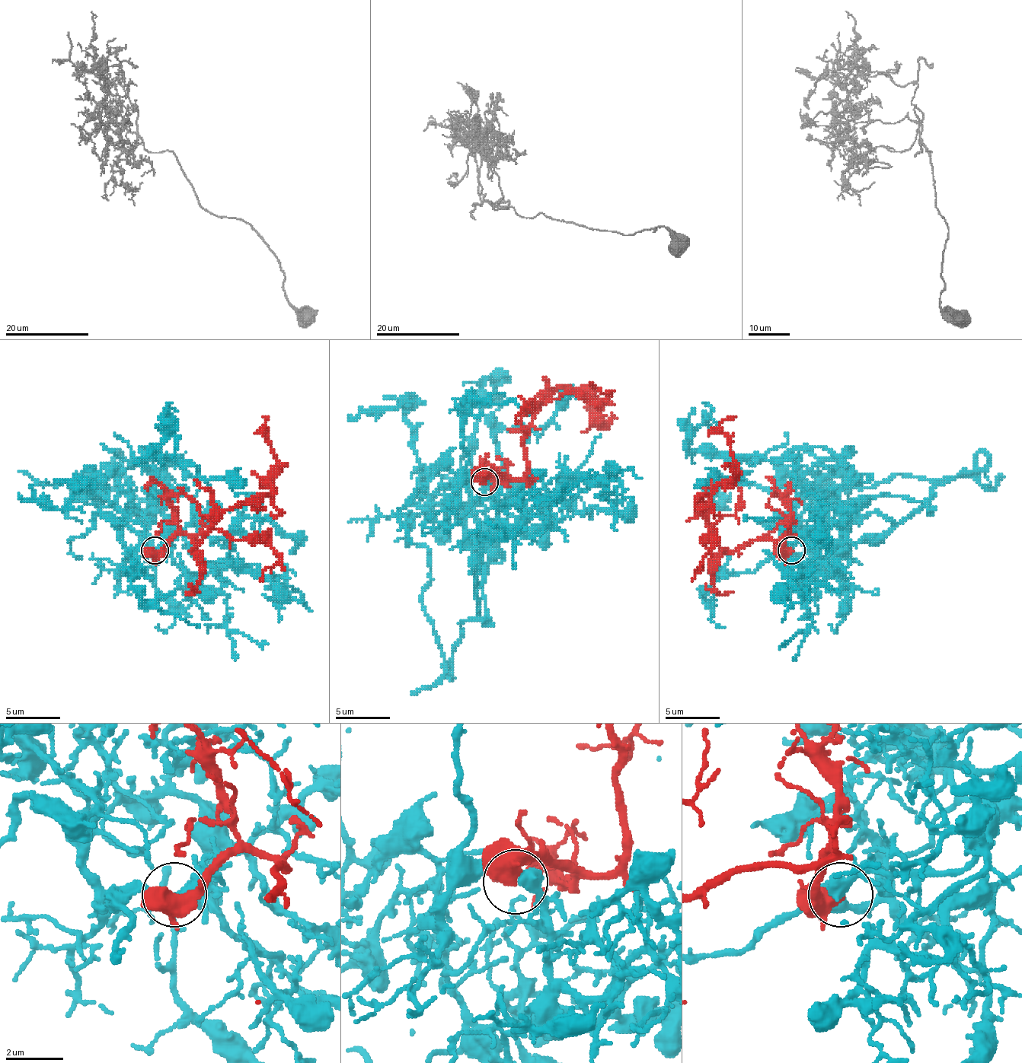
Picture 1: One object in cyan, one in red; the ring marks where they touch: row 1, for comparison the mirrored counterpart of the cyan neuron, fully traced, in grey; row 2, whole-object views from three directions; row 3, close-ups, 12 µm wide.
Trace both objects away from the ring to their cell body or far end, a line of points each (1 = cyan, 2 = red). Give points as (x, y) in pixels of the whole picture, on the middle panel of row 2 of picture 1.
1: (485, 481), (493, 538), (471, 513), (483, 415), (529, 431), (576, 399)
2: (485, 481), (521, 478), (521, 415), (557, 388), (584, 388), (600, 404), (606, 423), (595, 409), (592, 426)

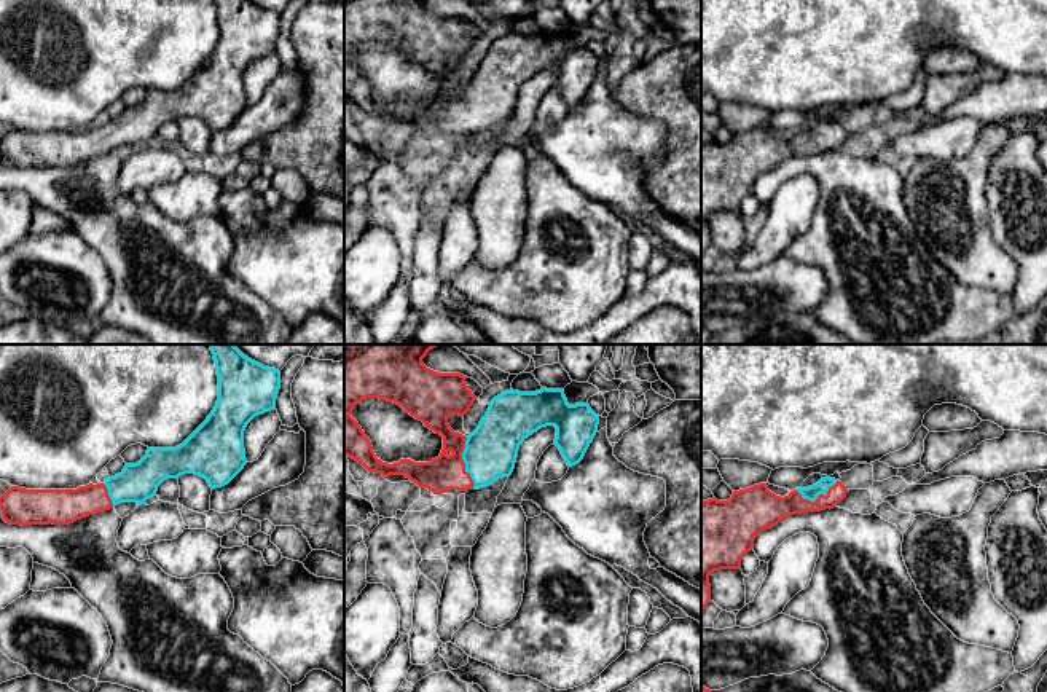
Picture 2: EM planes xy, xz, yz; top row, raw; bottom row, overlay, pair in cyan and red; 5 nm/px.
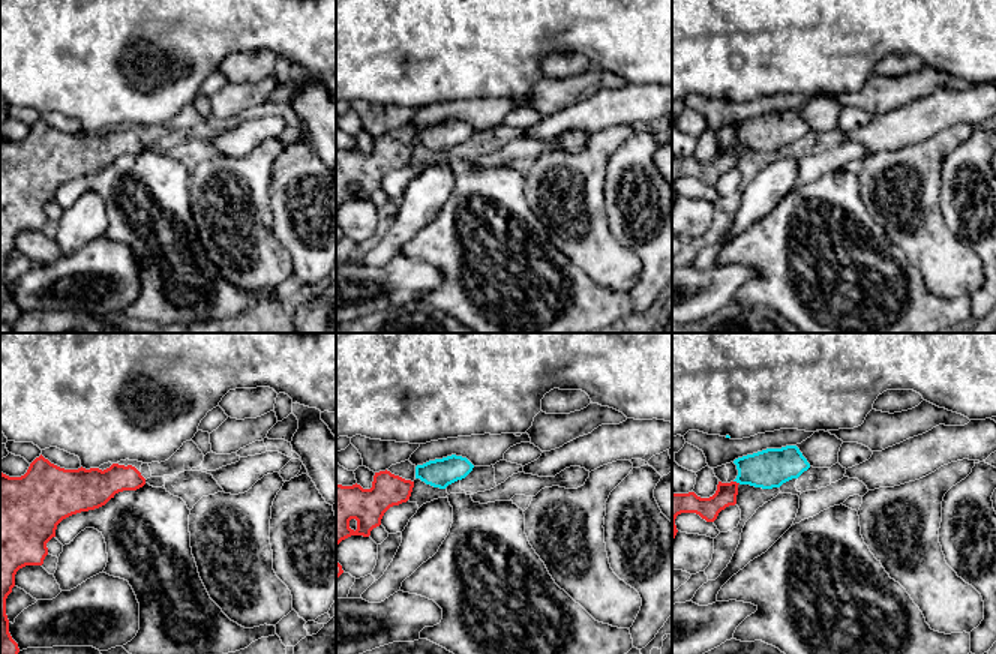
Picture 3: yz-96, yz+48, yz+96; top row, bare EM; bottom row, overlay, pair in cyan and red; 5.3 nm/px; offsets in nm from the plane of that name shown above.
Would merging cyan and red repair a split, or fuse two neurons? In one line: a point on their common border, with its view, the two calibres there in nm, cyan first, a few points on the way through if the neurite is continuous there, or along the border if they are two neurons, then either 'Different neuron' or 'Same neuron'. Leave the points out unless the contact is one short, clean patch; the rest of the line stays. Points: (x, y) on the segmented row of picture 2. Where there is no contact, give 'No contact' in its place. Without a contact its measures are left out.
Touches cyan at xz (464, 461). Thickness 260 nm (cyan) against 180 nm. Same neuron

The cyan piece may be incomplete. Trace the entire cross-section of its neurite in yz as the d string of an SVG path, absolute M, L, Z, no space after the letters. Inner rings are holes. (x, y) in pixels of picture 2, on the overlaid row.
M830 477L781 497L767 483L733 491L728 501L701 501L701 611L711 603L709 576L741 569L755 537L795 513L833 509L846 497L846 486Z

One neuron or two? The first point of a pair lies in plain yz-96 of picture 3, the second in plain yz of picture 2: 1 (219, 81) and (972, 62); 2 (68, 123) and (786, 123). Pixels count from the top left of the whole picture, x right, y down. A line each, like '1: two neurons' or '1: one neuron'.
1: two neurons
2: one neuron

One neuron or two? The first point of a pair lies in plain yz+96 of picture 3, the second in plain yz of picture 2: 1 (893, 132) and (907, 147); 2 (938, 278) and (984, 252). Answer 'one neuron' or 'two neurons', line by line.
1: two neurons
2: one neuron

